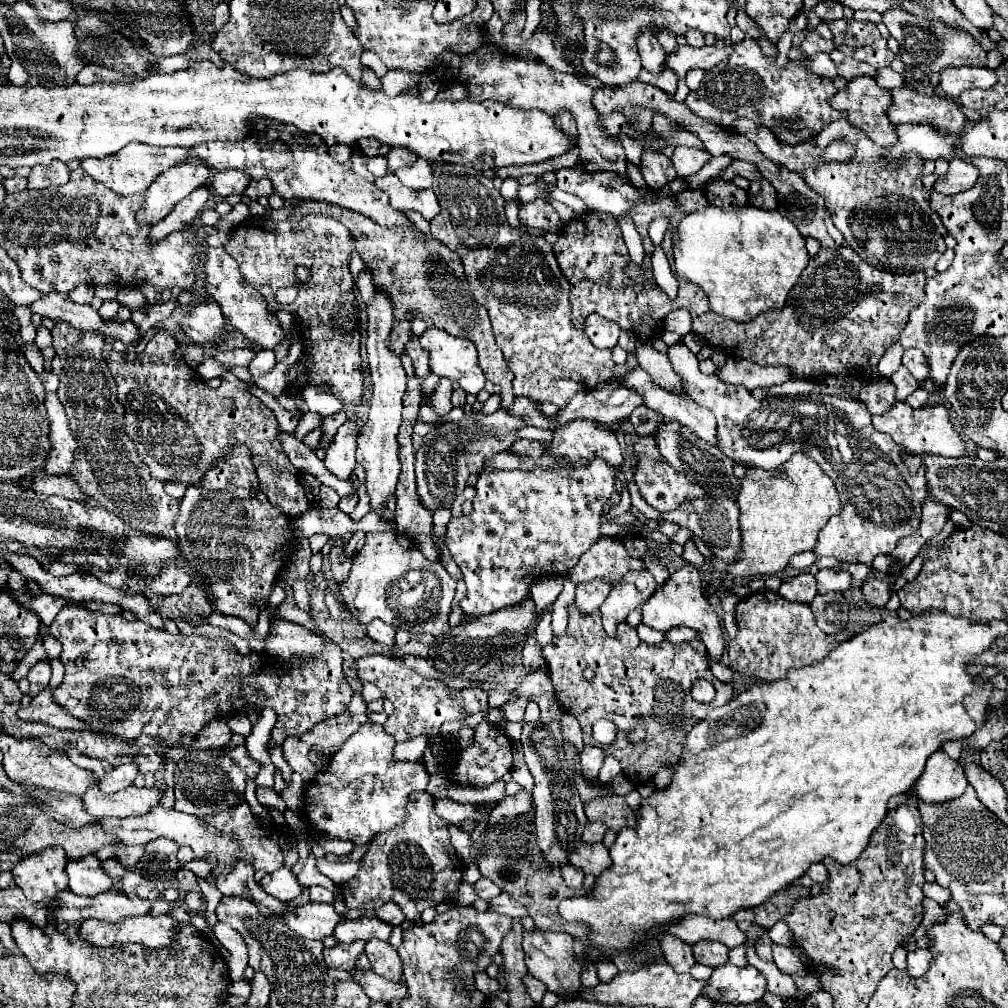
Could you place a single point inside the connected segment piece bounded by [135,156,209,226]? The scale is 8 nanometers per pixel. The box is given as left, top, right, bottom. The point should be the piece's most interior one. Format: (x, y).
(169, 189)

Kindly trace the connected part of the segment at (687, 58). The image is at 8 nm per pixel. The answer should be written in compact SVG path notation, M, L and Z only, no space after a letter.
M689 44L679 46L677 54L671 54L667 58L667 66L677 74L677 78L685 78L685 74L691 68L703 68L711 70L719 62L727 62L733 52L733 44L725 44L723 48L717 46L703 46L703 48L693 48Z

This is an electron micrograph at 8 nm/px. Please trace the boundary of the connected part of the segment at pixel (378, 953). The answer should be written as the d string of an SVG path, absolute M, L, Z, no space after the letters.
M369 940L365 944L365 954L367 954L375 974L379 974L379 976L383 976L387 980L393 980L393 982L403 980L403 968L401 968L399 954L389 942Z

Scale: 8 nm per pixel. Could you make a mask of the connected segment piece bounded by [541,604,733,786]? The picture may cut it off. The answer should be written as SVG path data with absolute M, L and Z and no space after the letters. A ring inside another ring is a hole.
M575 604L567 606L569 626L563 636L553 636L553 640L541 648L541 656L547 662L549 676L555 686L557 700L567 714L573 714L581 728L585 744L593 744L591 726L599 718L607 718L617 726L617 740L607 748L609 756L621 762L623 774L635 784L649 782L661 766L675 768L681 762L681 750L685 734L693 724L697 724L705 714L717 706L723 706L733 698L731 686L715 680L707 666L705 646L701 640L689 644L671 644L669 640L649 646L637 638L635 628L629 624L617 626L617 636L609 638L603 632L601 618L595 612L583 614ZM585 668L595 670L593 680L585 680ZM697 678L709 678L717 690L717 696L709 704L695 702L691 698L691 686ZM643 726L647 738L641 744L629 744L627 732L631 728Z

